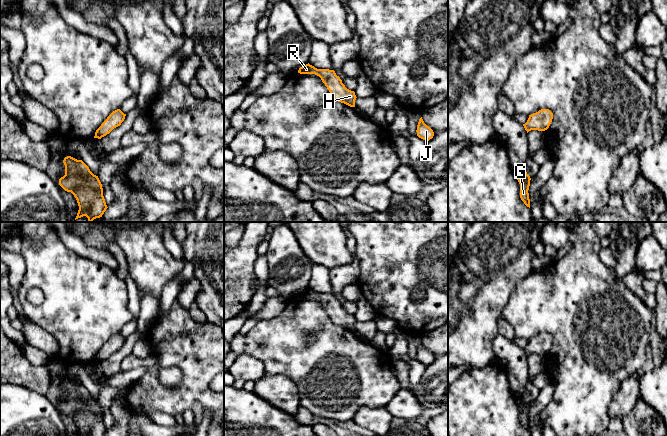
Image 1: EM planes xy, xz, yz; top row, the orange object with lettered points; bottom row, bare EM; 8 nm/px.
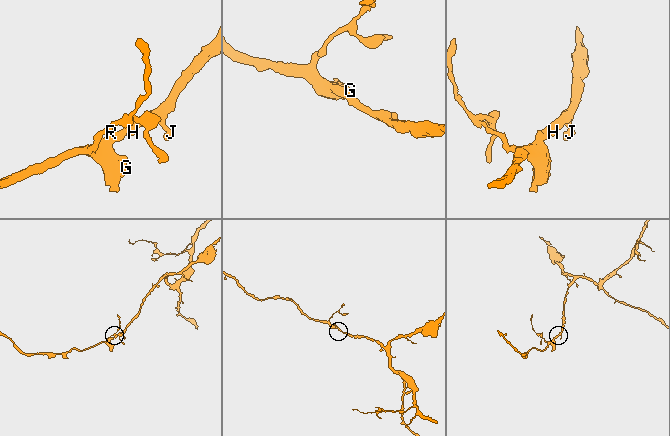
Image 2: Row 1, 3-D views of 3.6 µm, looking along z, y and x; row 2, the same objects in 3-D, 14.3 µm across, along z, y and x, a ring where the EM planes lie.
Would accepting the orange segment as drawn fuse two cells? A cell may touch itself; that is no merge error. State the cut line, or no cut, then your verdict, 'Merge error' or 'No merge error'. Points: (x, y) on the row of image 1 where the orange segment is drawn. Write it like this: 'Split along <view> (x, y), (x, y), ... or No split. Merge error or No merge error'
No split. No merge error

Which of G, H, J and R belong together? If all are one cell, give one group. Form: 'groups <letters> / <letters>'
groups G H J R

